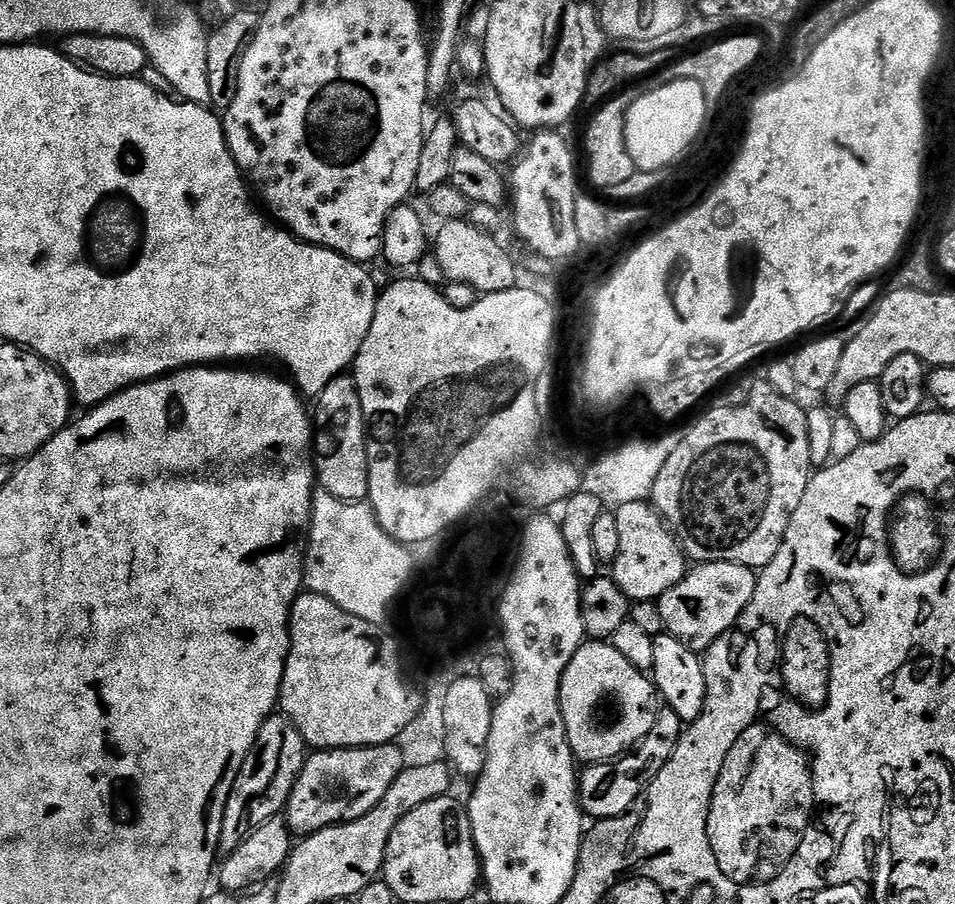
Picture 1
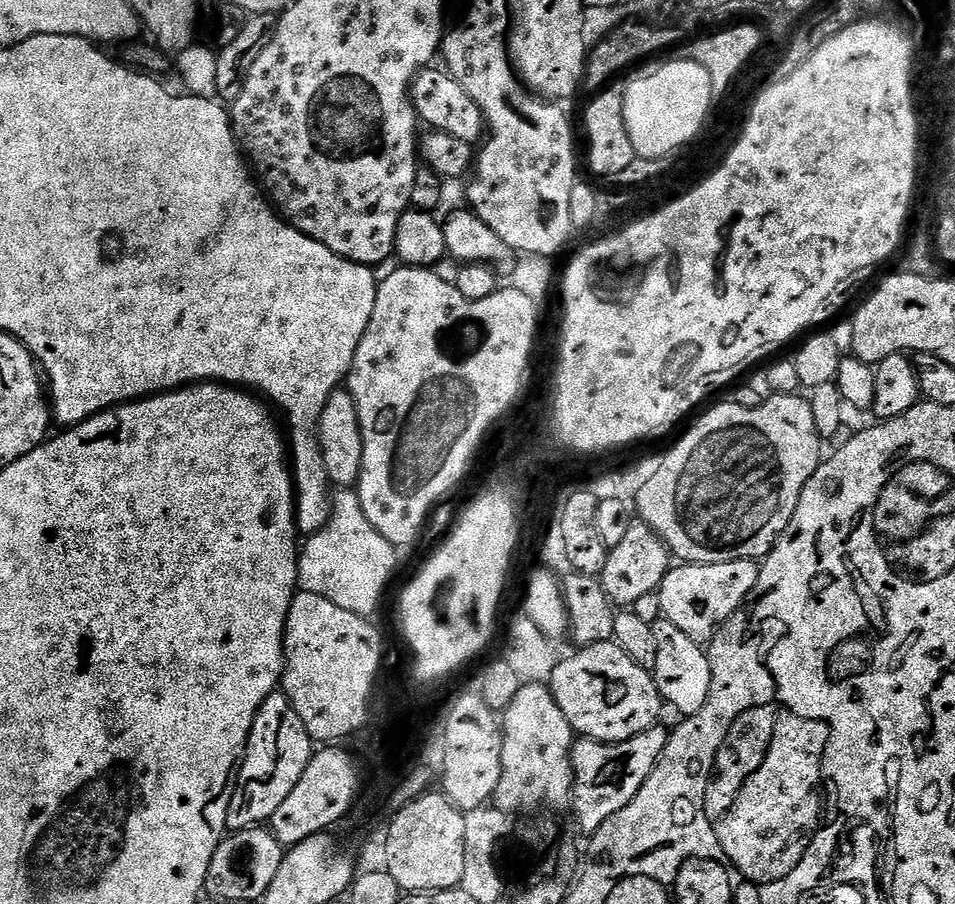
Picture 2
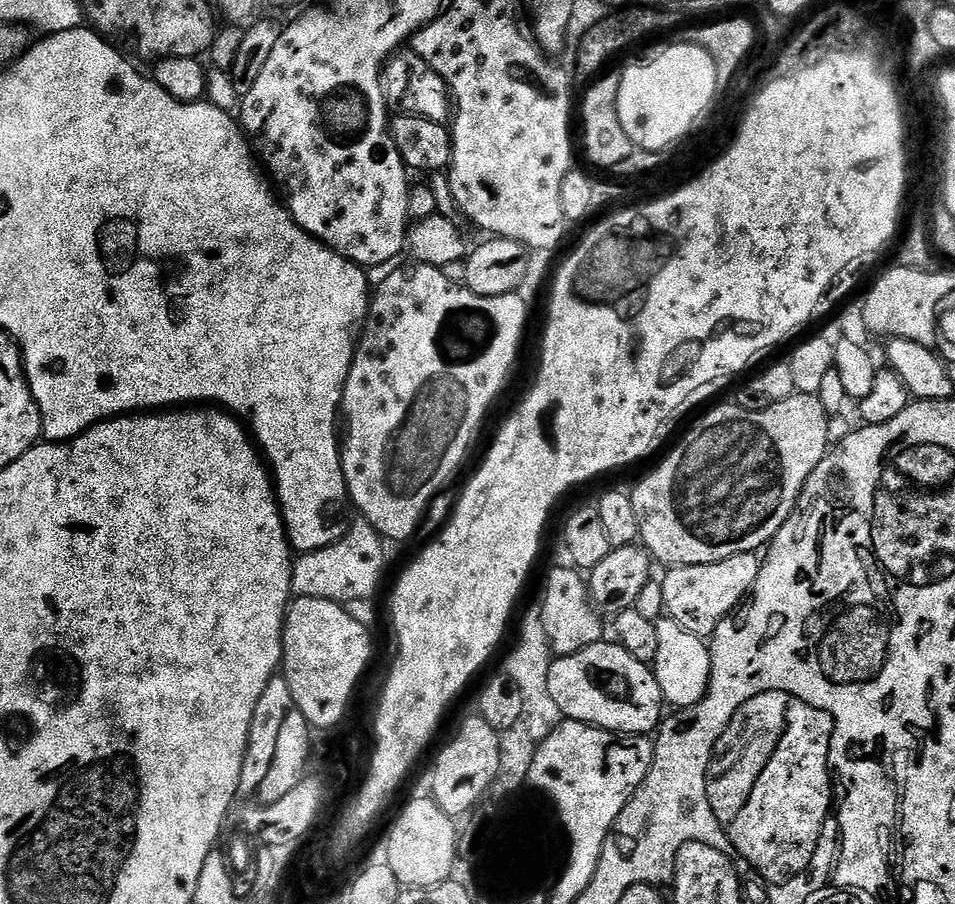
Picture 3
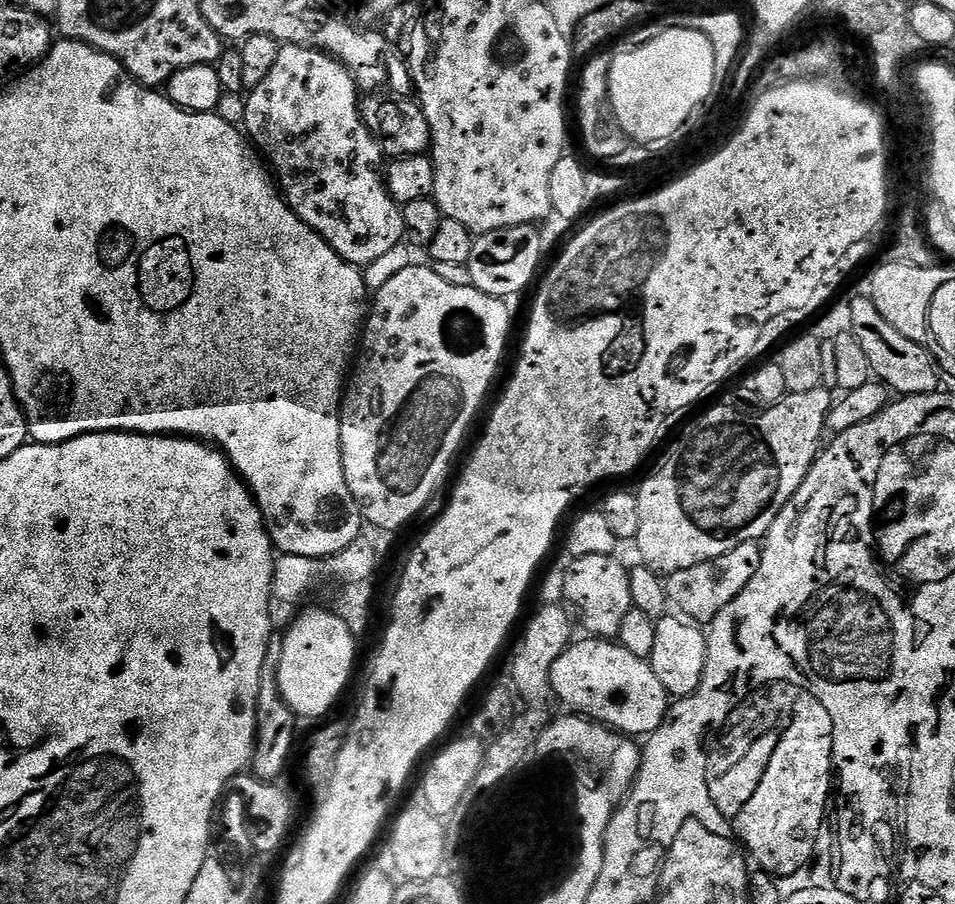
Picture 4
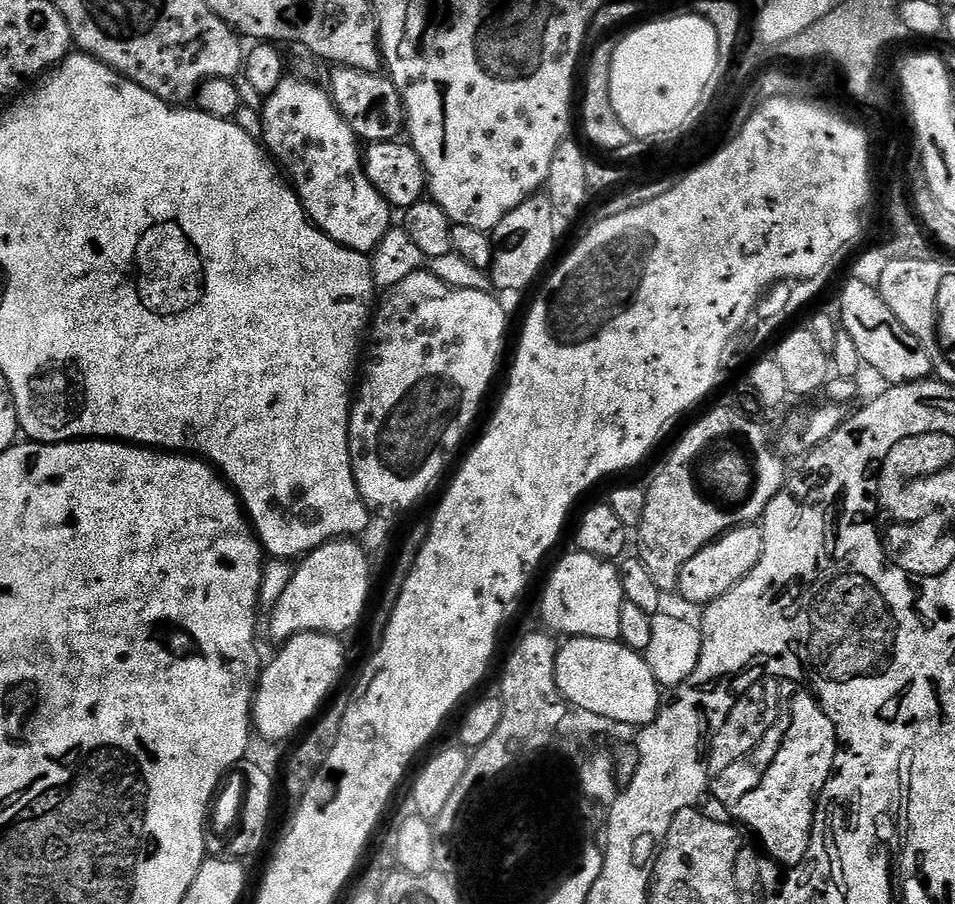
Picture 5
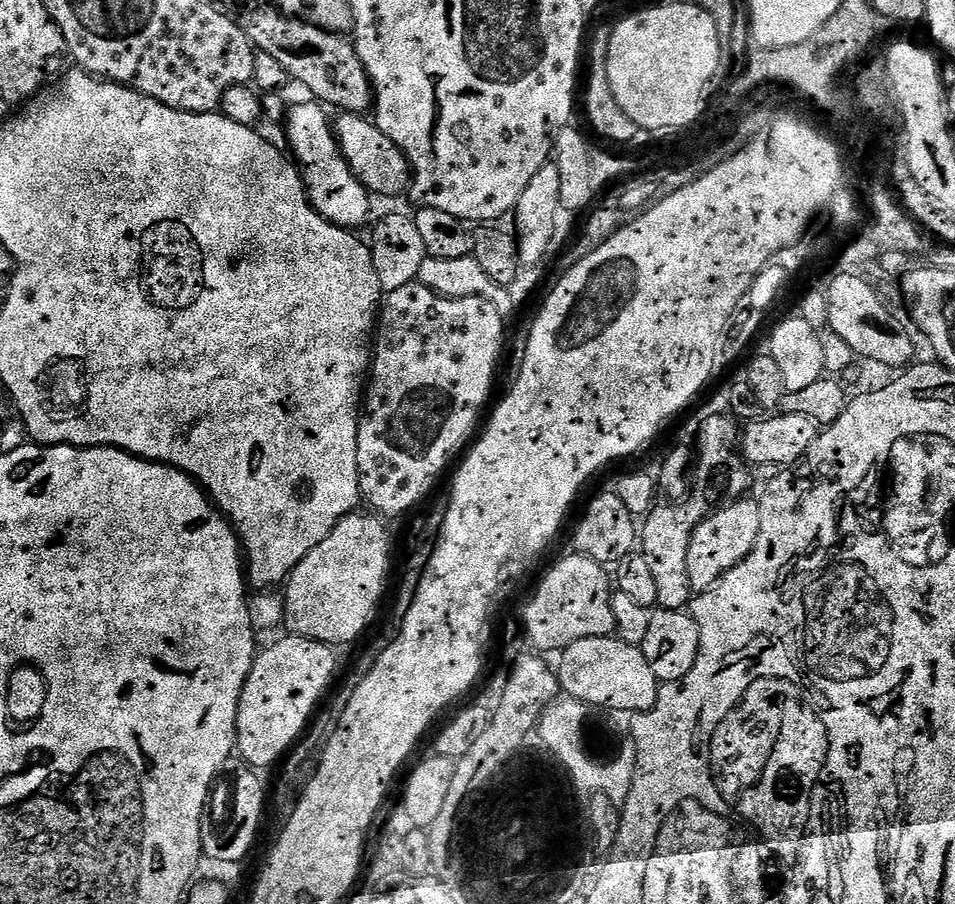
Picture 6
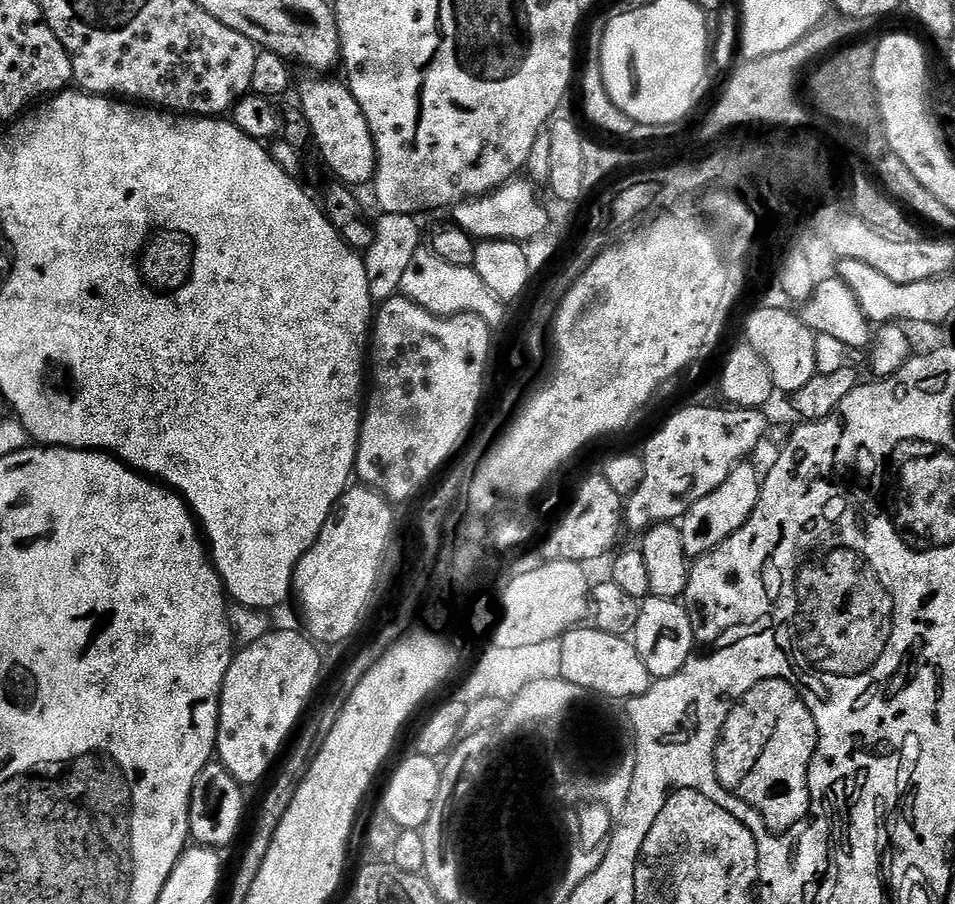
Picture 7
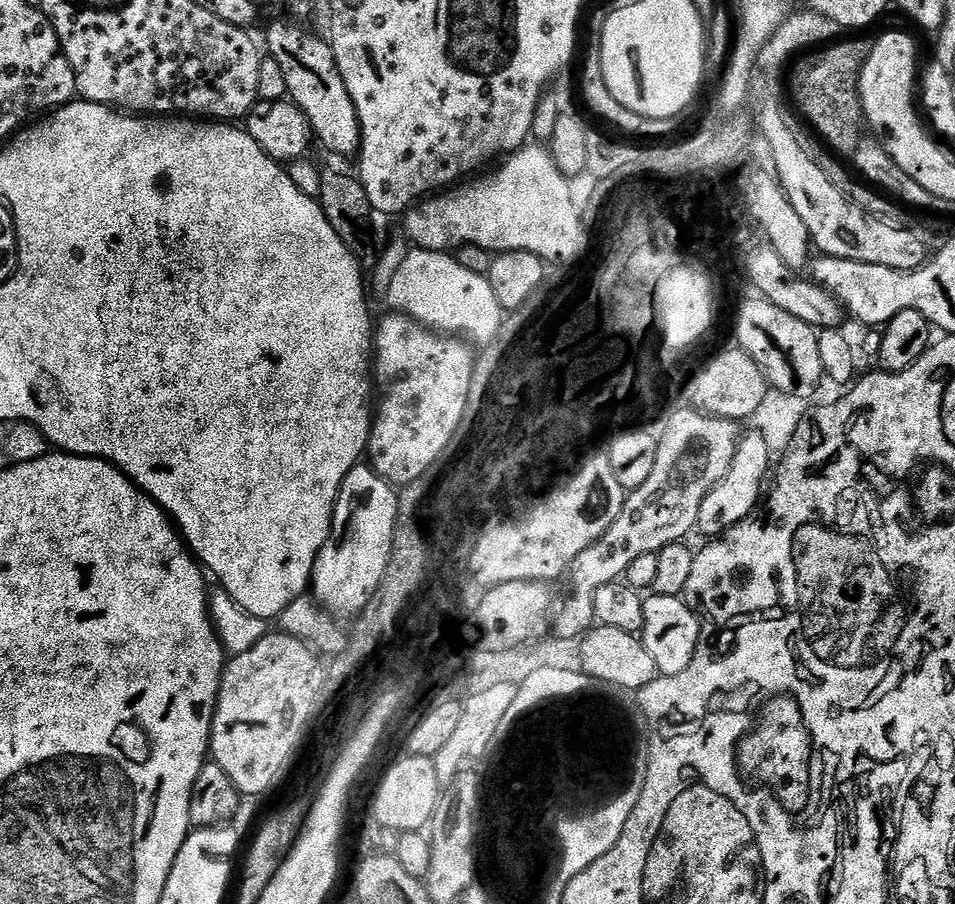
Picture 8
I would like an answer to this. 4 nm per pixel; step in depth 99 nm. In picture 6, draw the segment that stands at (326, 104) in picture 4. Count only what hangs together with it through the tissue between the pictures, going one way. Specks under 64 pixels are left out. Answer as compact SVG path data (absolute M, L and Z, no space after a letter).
M308 103L312 104L296 104L288 112L286 127L291 159L299 167L313 210L340 228L359 229L359 224L368 220L370 193L351 172L328 120L329 113L319 103Z

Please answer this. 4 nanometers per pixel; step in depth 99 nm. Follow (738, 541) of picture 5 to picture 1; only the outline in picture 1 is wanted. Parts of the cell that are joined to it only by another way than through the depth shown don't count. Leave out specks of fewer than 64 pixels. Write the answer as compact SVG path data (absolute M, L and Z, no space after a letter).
M734 562L697 563L695 567L693 572L692 569L685 571L684 577L673 588L666 590L666 594L660 596L658 603L664 632L678 638L678 642L682 642L691 652L703 654L713 642L722 638L722 634L726 634L736 625L742 610L746 610L746 606L754 598L757 573L753 569L738 566Z

